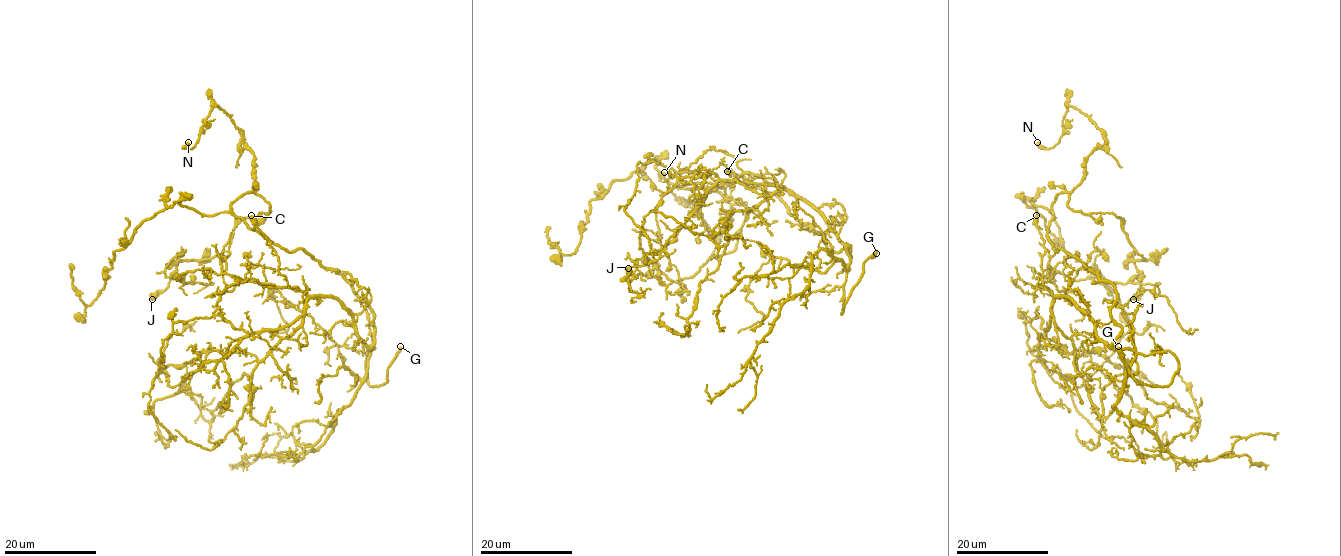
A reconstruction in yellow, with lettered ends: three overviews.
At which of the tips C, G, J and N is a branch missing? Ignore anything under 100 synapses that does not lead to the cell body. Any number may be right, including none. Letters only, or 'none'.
G

